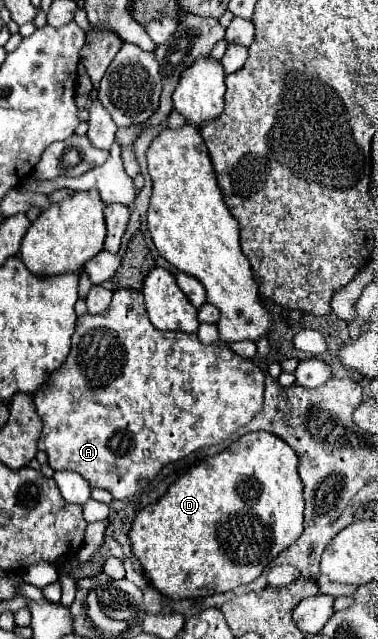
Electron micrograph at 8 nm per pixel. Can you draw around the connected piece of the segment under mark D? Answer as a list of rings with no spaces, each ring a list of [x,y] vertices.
[[[263,430],[259,432],[247,432],[245,436],[241,436],[237,442],[233,442],[227,450],[199,462],[197,466],[193,466],[189,470],[189,474],[183,474],[175,484],[169,486],[169,490],[165,492],[165,496],[161,496],[155,504],[147,506],[137,514],[137,518],[132,523],[129,532],[129,540],[131,540],[131,550],[137,556],[137,560],[141,562],[145,576],[151,580],[151,584],[163,592],[167,598],[173,600],[183,600],[183,598],[203,598],[203,596],[213,596],[219,592],[231,592],[241,584],[249,584],[255,578],[261,576],[261,572],[265,570],[265,566],[275,560],[287,546],[291,546],[303,532],[303,484],[299,480],[297,474],[297,456],[295,450],[291,446],[287,446],[283,440],[279,440],[275,434],[267,434]]]

